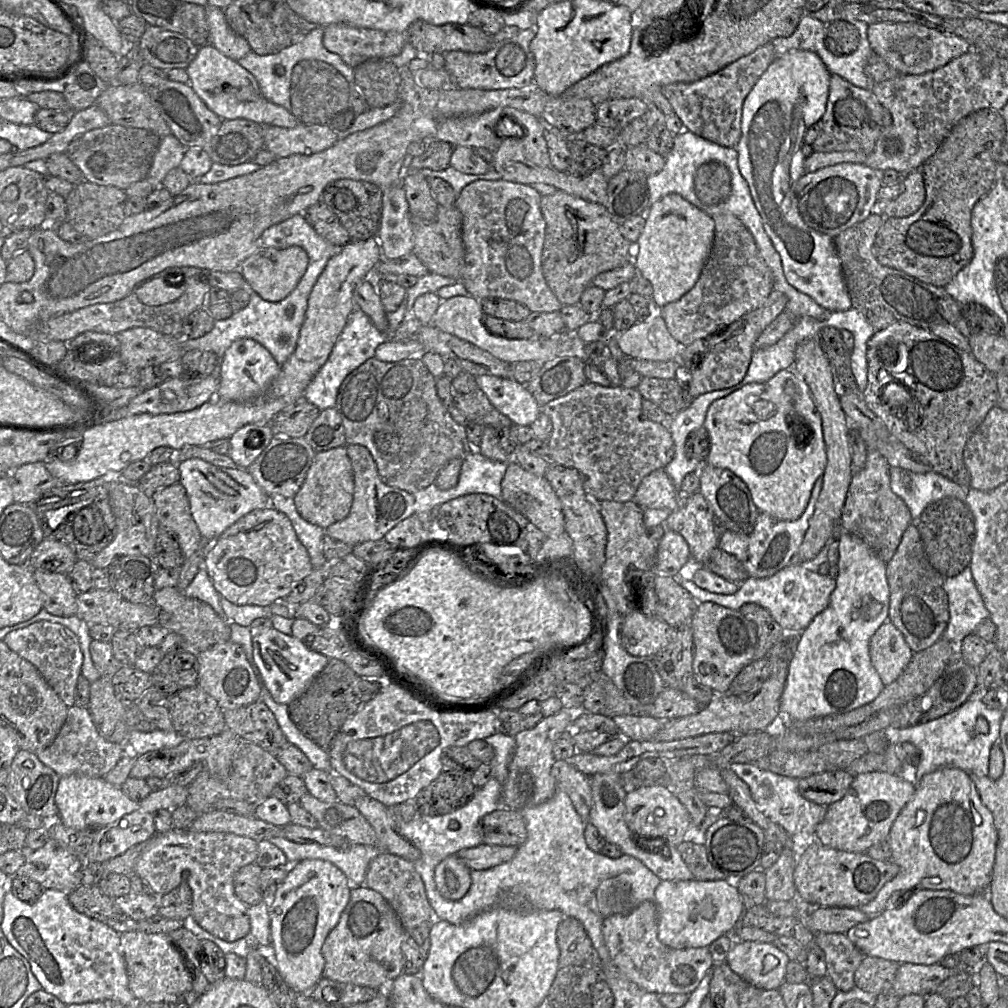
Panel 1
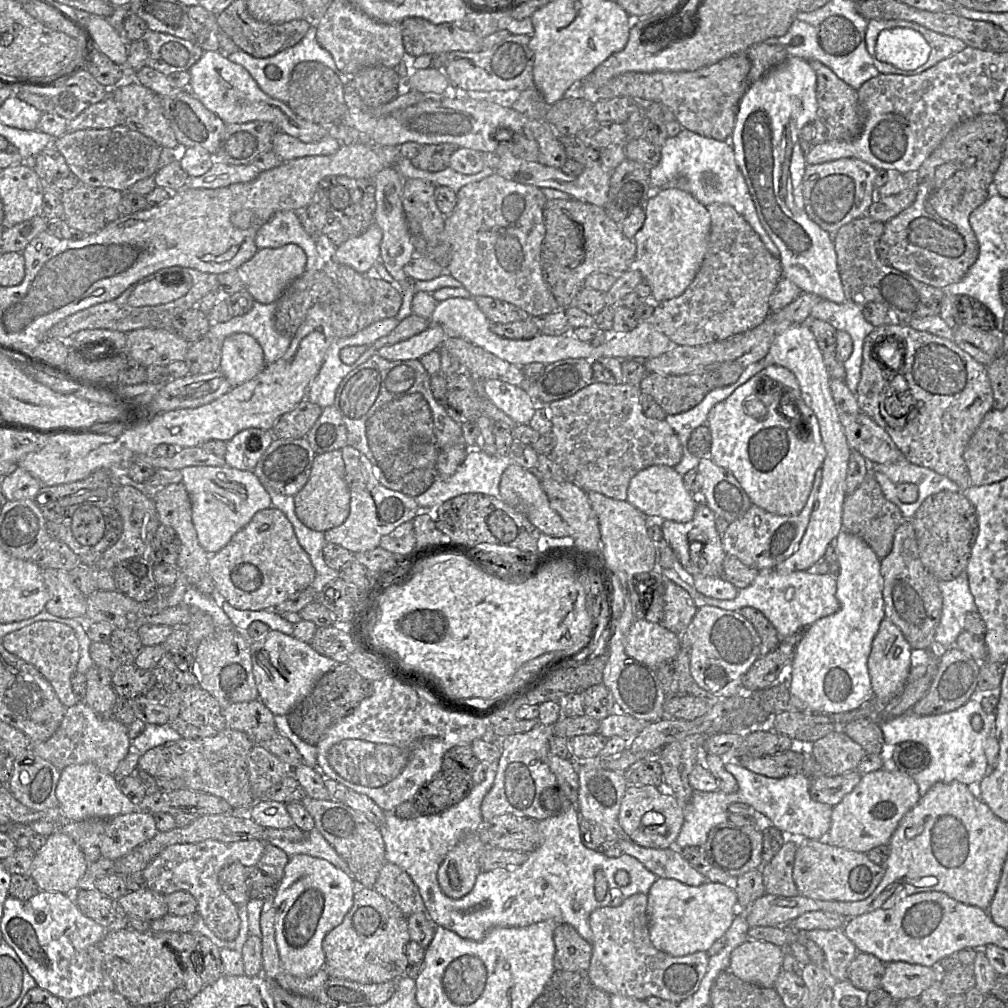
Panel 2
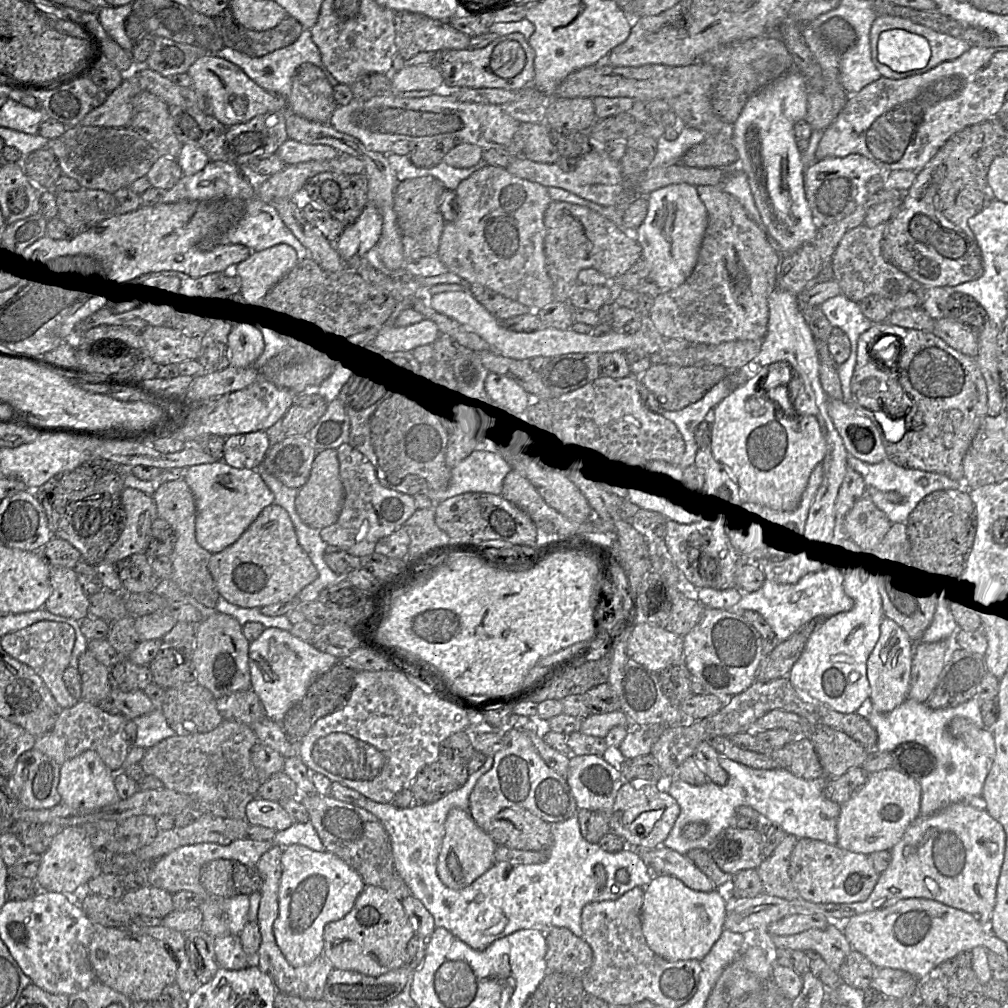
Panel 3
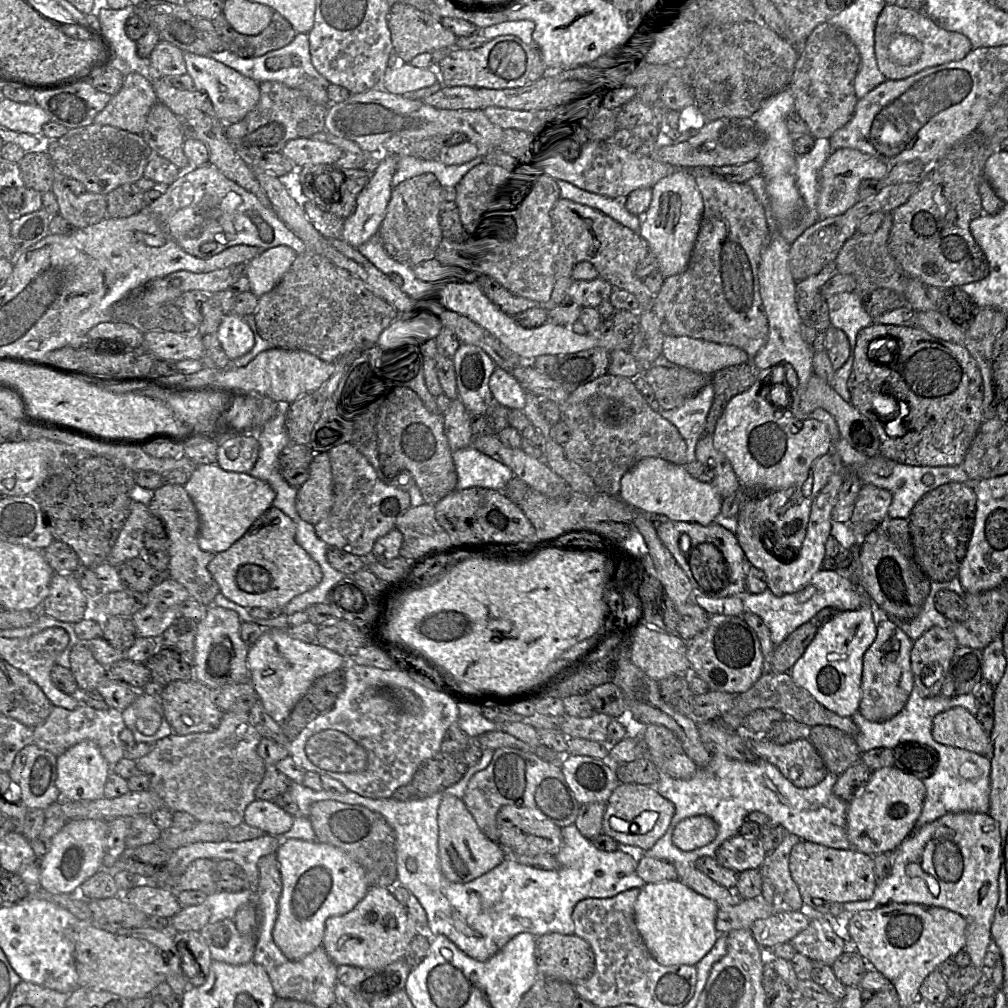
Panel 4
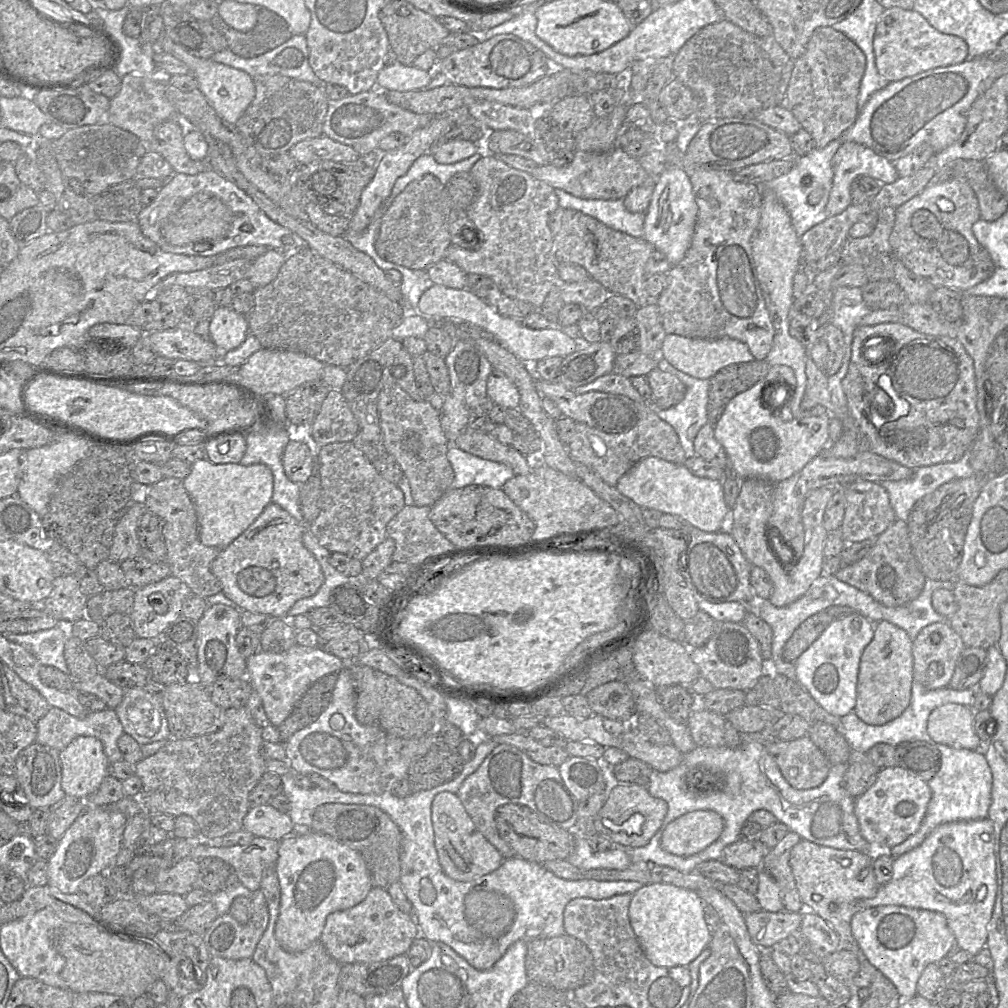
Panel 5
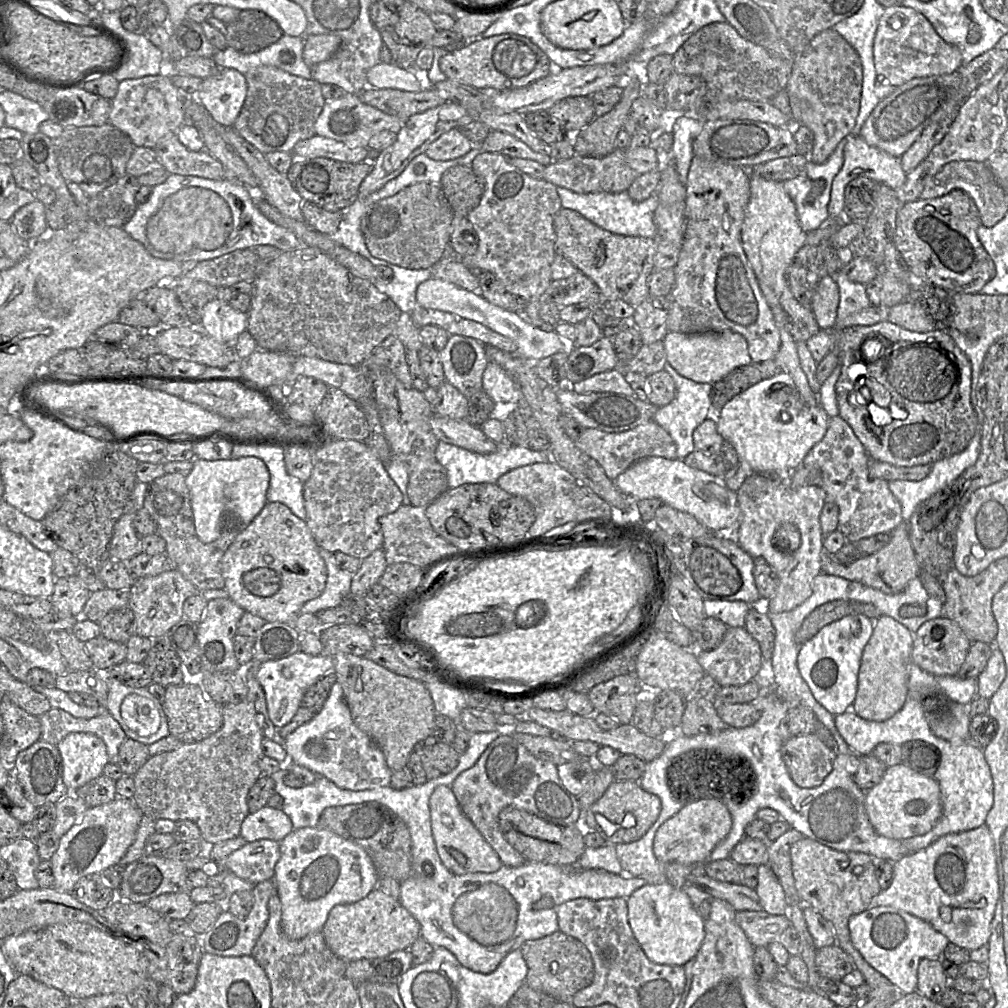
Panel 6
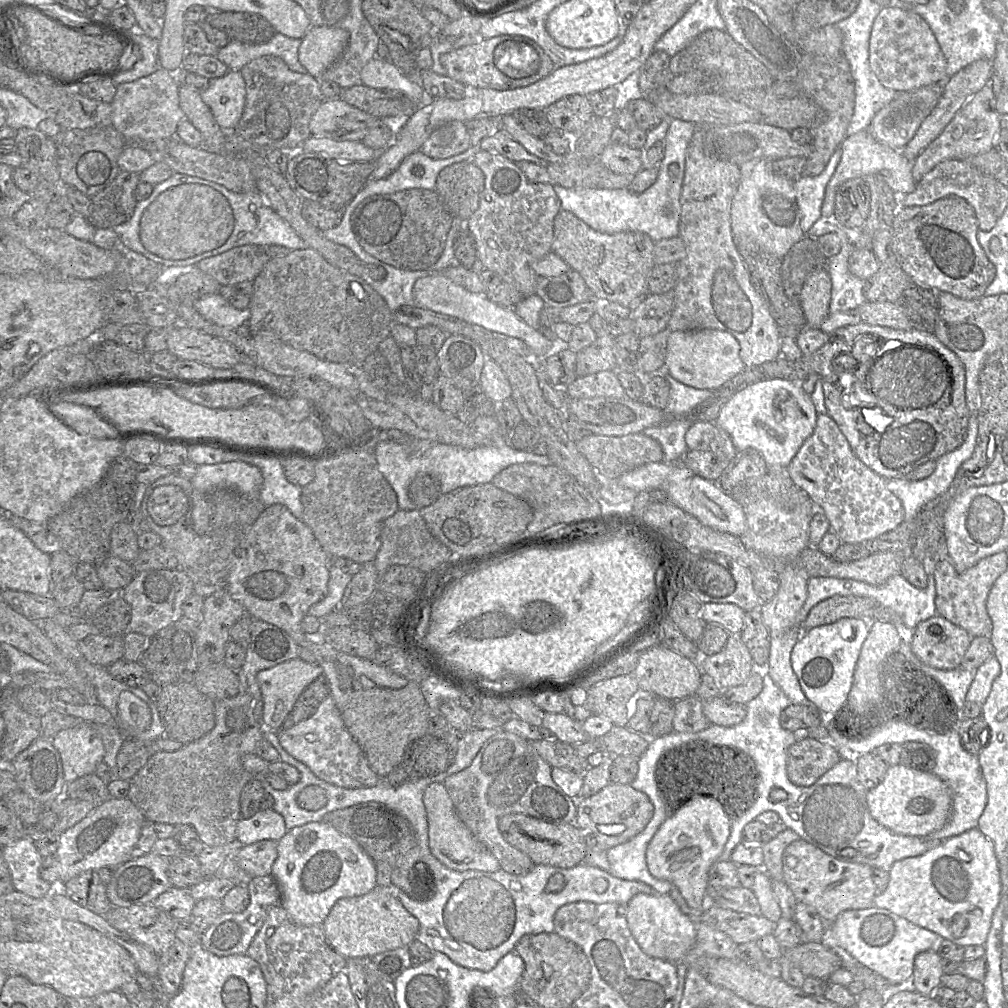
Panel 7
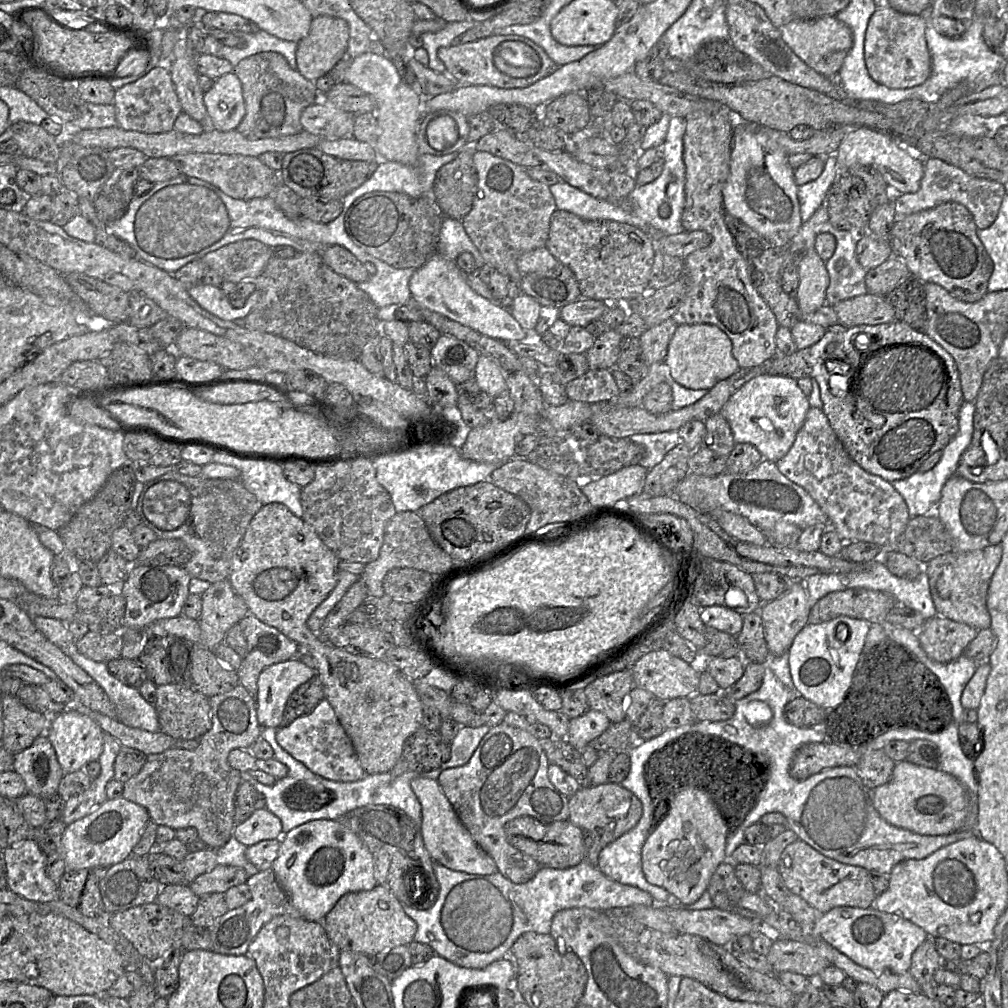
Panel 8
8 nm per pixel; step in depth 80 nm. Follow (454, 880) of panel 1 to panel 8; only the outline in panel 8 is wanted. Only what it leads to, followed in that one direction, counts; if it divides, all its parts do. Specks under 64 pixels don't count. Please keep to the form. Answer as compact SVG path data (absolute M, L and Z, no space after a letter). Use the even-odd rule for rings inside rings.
M415 778L411 787L422 807L421 833L428 852L434 861L457 871L488 875L498 871L493 858L472 838L460 821L454 807L444 794L438 780Z

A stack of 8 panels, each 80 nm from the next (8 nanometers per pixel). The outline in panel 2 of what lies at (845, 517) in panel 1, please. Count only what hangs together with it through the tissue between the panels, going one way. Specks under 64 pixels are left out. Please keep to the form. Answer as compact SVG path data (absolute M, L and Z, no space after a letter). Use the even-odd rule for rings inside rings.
M873 471L867 472L862 483L844 501L843 529L862 538L880 559L890 553L894 534L905 520L898 506L885 498Z

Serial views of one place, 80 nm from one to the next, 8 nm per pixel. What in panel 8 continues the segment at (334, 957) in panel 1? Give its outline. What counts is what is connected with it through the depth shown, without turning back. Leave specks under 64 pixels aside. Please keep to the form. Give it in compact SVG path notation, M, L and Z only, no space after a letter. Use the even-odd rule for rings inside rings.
M385 884L342 896L322 921L329 938L340 950L372 956L384 949L408 945L414 940L417 923L406 914L396 896Z

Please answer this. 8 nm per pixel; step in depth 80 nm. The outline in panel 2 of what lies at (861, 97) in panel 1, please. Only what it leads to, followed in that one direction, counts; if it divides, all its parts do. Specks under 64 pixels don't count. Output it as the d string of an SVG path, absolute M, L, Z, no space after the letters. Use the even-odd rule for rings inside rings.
M808 61L816 73L817 116L813 122L815 133L812 145L834 140L851 140L857 137L864 125L865 112L858 102L858 92L838 78L827 66L818 61Z

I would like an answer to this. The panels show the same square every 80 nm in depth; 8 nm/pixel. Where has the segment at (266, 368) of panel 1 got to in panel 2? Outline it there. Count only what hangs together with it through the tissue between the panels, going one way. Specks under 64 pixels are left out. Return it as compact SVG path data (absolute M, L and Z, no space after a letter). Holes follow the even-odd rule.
M235 333L223 340L220 370L233 387L254 378L265 367L263 350L251 335Z

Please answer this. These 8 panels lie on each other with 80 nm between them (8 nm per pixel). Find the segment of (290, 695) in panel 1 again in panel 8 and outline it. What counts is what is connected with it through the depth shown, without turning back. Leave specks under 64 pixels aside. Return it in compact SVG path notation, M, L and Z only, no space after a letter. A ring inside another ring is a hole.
M298 657L273 664L259 675L255 693L257 719L262 728L279 728L291 693L316 674Z

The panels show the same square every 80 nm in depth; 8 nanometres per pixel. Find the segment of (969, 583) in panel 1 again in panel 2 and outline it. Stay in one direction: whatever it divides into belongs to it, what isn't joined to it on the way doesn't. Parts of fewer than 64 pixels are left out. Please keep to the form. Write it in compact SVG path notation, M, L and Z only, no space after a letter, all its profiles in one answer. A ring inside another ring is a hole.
M965 571L953 580L938 581L938 587L943 597L943 605L935 632L935 645L937 648L948 648L955 646L957 637L964 630L966 614L977 612L977 606Z

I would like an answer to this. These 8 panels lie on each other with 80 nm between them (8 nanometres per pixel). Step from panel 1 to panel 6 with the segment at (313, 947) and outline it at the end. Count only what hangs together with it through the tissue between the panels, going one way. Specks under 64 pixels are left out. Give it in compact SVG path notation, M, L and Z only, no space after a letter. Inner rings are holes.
M318 826L294 829L280 841L280 859L274 874L282 904L283 933L289 939L299 940L322 932L332 908L365 898L378 881L371 858L360 846Z

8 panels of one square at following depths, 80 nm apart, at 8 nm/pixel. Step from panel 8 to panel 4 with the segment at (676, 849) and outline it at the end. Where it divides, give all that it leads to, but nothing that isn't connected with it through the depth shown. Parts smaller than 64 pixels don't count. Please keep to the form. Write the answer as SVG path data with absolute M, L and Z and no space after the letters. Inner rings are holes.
M707 815L683 819L674 828L672 842L682 851L692 851L712 842L718 834L717 822Z

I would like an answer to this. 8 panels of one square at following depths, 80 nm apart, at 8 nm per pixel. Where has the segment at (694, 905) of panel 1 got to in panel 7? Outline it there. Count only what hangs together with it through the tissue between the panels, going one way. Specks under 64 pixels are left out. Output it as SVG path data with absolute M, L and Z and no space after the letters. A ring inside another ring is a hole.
M639 893L622 907L631 934L648 956L677 963L694 947L696 924L669 895Z

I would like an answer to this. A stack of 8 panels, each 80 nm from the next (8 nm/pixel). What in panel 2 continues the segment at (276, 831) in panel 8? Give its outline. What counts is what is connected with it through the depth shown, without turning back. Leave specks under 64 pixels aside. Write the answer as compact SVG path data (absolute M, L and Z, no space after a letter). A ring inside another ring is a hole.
M257 800L249 809L249 816L264 828L287 829L294 827L287 804L268 800Z

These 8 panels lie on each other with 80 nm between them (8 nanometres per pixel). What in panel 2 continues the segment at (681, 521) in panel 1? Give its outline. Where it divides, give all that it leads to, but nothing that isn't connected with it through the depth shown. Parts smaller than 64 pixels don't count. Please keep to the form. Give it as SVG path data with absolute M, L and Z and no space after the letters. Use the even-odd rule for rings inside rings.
M699 501L693 519L686 523L664 520L661 528L664 542L672 548L680 565L693 577L722 577L722 565L726 553L722 536L716 529L715 513Z

